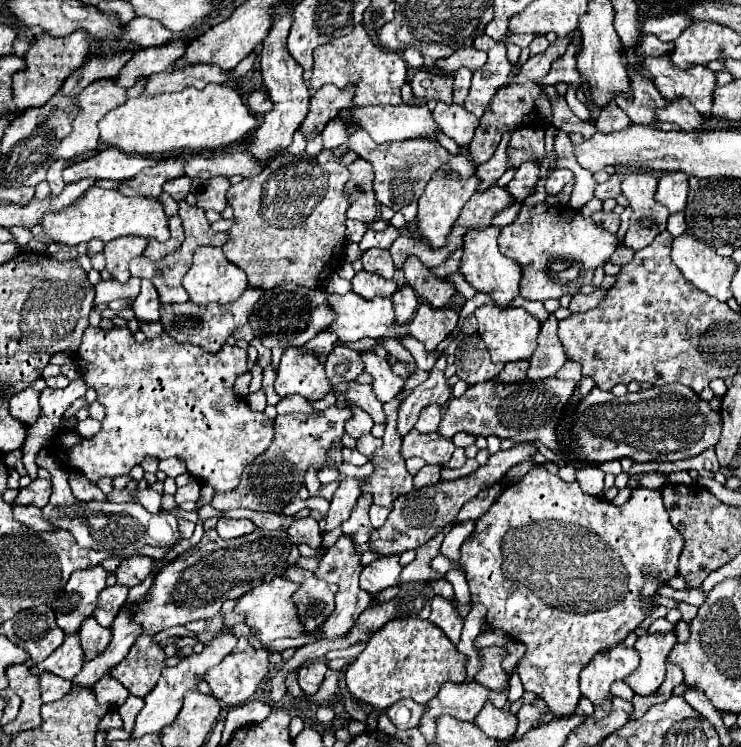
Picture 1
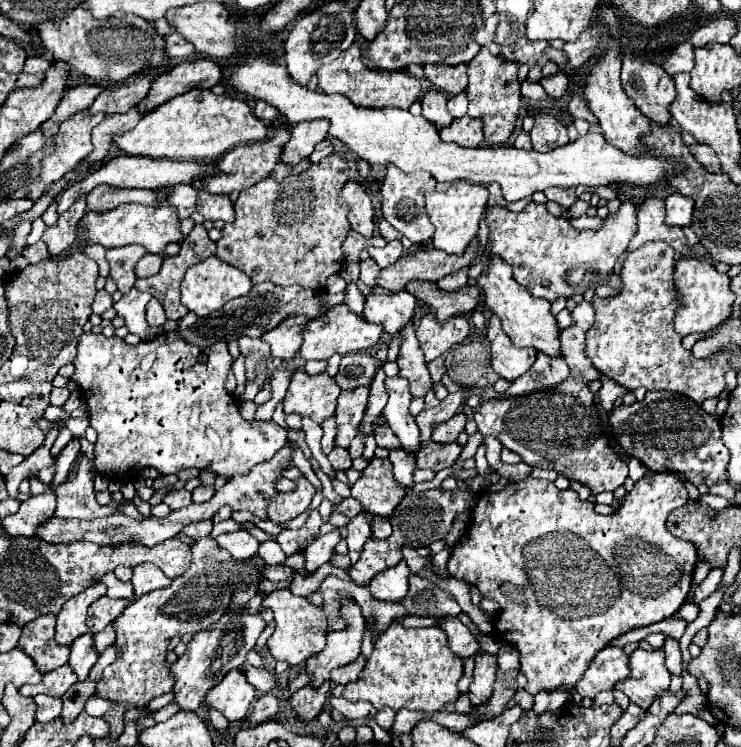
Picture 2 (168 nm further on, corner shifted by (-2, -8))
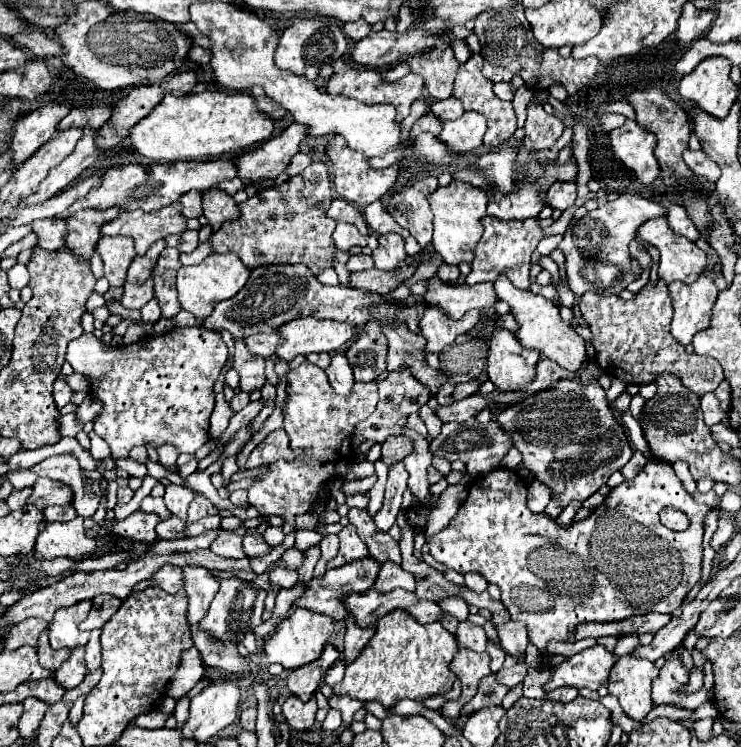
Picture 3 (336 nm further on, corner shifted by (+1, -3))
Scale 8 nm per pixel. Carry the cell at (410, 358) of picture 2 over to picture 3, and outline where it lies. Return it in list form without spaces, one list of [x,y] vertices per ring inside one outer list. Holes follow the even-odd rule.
[[[393,371],[387,375],[385,381],[377,381],[378,385],[378,403],[375,411],[363,421],[356,425],[353,435],[365,435],[367,439],[377,439],[383,443],[389,436],[399,436],[402,434],[403,427],[407,425],[407,417],[417,413],[427,401],[429,401],[429,389],[421,385],[409,371]]]

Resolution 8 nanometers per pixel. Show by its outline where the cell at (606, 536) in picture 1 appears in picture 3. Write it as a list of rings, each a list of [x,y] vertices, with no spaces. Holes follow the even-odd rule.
[[[649,461],[635,479],[623,481],[623,489],[611,489],[611,495],[585,521],[573,523],[569,529],[563,529],[547,515],[535,515],[529,511],[527,483],[515,471],[495,469],[483,477],[477,477],[471,483],[469,497],[463,501],[457,515],[437,535],[425,535],[425,541],[429,545],[429,553],[439,563],[455,569],[461,575],[477,571],[489,583],[495,583],[501,589],[501,603],[511,613],[511,619],[527,623],[531,643],[537,645],[543,655],[547,655],[547,641],[567,641],[569,633],[581,621],[623,621],[633,615],[645,615],[649,611],[671,615],[701,579],[703,517],[707,513],[707,505],[697,503],[685,491],[671,463]],[[663,507],[675,507],[685,511],[691,521],[689,529],[677,533],[661,525],[659,511]],[[545,543],[557,543],[557,547],[565,547],[569,555],[581,555],[581,559],[585,559],[585,575],[581,575],[581,583],[577,583],[577,595],[565,595],[565,583],[541,587],[541,579],[537,579],[533,571],[525,571],[525,563],[529,563],[529,559],[535,557],[537,547],[545,547]]]

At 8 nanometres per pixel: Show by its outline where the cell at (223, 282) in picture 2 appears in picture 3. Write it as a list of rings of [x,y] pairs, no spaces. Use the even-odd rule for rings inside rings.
[[[213,253],[207,259],[203,259],[199,265],[181,267],[177,271],[179,303],[185,311],[191,311],[195,317],[205,319],[211,315],[213,307],[219,301],[225,301],[225,299],[231,299],[233,295],[237,295],[237,291],[241,291],[241,287],[247,283],[247,279],[249,279],[249,269],[243,265],[243,261],[237,255]]]

